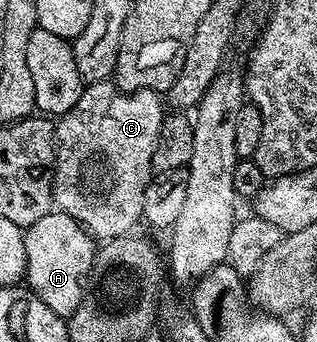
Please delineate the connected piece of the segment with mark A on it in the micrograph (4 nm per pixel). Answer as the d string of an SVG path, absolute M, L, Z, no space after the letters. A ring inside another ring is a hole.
M61 211L48 212L44 219L36 219L36 223L25 226L22 238L26 256L25 284L30 292L48 303L56 315L70 318L76 307L80 307L82 295L86 292L94 266L95 238L76 219Z

